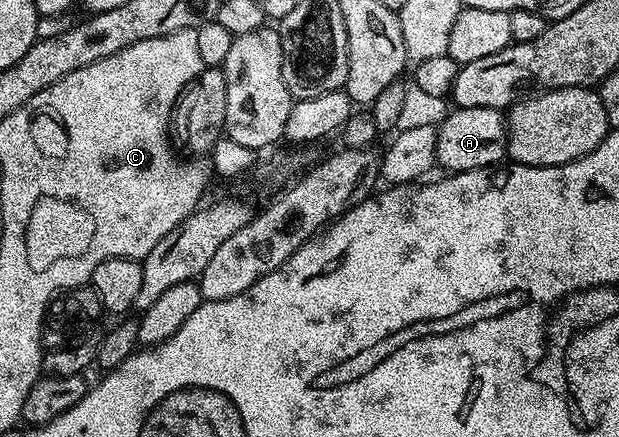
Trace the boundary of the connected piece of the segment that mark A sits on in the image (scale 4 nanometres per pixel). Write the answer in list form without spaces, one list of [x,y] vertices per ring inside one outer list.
[[[455,107],[452,108],[452,113],[444,119],[443,122],[438,122],[435,130],[435,160],[440,166],[444,165],[444,170],[450,171],[451,173],[464,173],[470,169],[486,169],[488,167],[495,167],[500,164],[507,157],[507,123],[504,114],[497,109],[490,109],[489,107],[465,107],[464,109]]]

